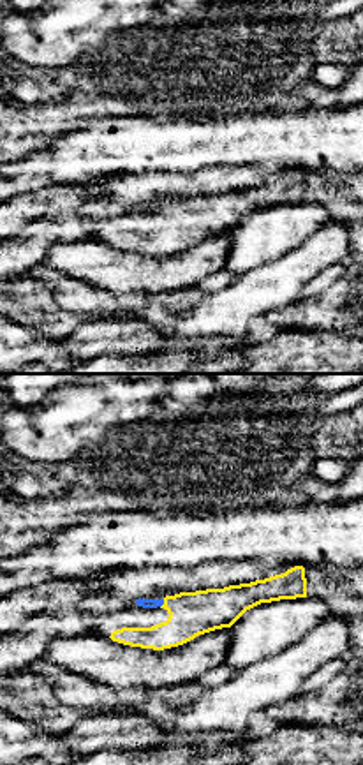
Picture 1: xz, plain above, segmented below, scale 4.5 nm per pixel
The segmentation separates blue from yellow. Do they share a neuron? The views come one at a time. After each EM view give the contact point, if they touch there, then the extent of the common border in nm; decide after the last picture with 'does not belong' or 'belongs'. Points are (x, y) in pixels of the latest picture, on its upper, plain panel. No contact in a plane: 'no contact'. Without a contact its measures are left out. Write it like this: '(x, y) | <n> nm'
(162, 208) | 40 nm

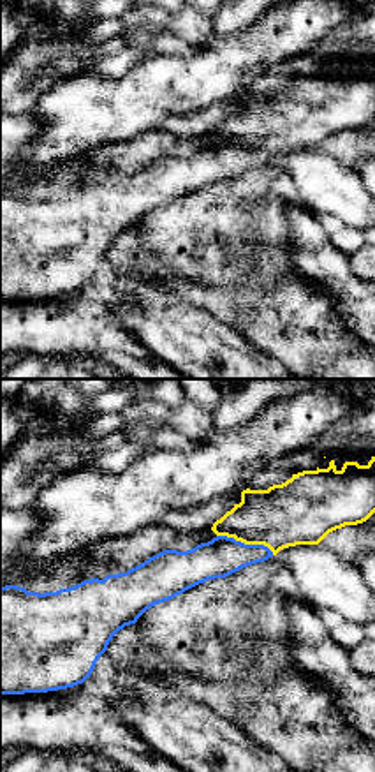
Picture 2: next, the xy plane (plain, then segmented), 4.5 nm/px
(243, 148) | 280 nm

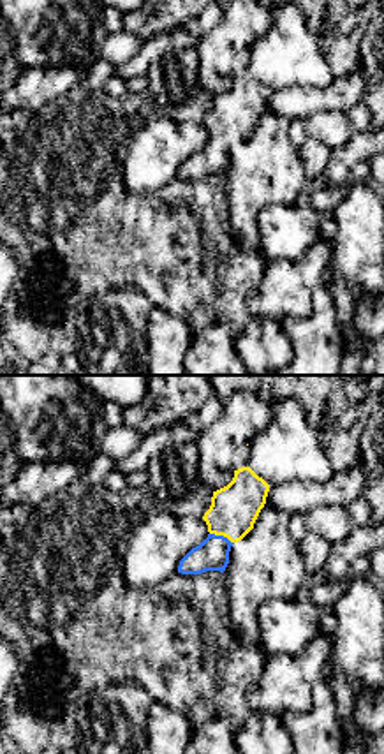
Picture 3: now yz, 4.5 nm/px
(222, 141) | 120 nm

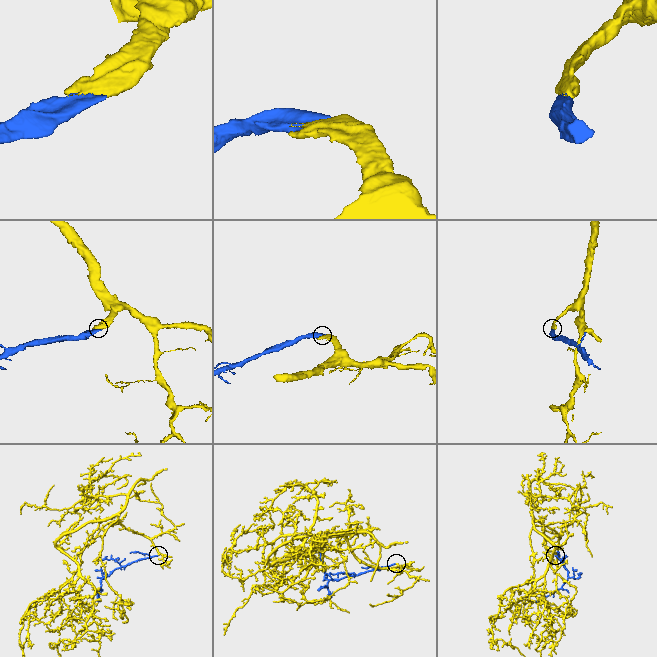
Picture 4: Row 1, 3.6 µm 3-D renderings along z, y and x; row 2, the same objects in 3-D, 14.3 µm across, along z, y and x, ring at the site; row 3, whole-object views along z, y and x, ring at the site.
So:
belongs

